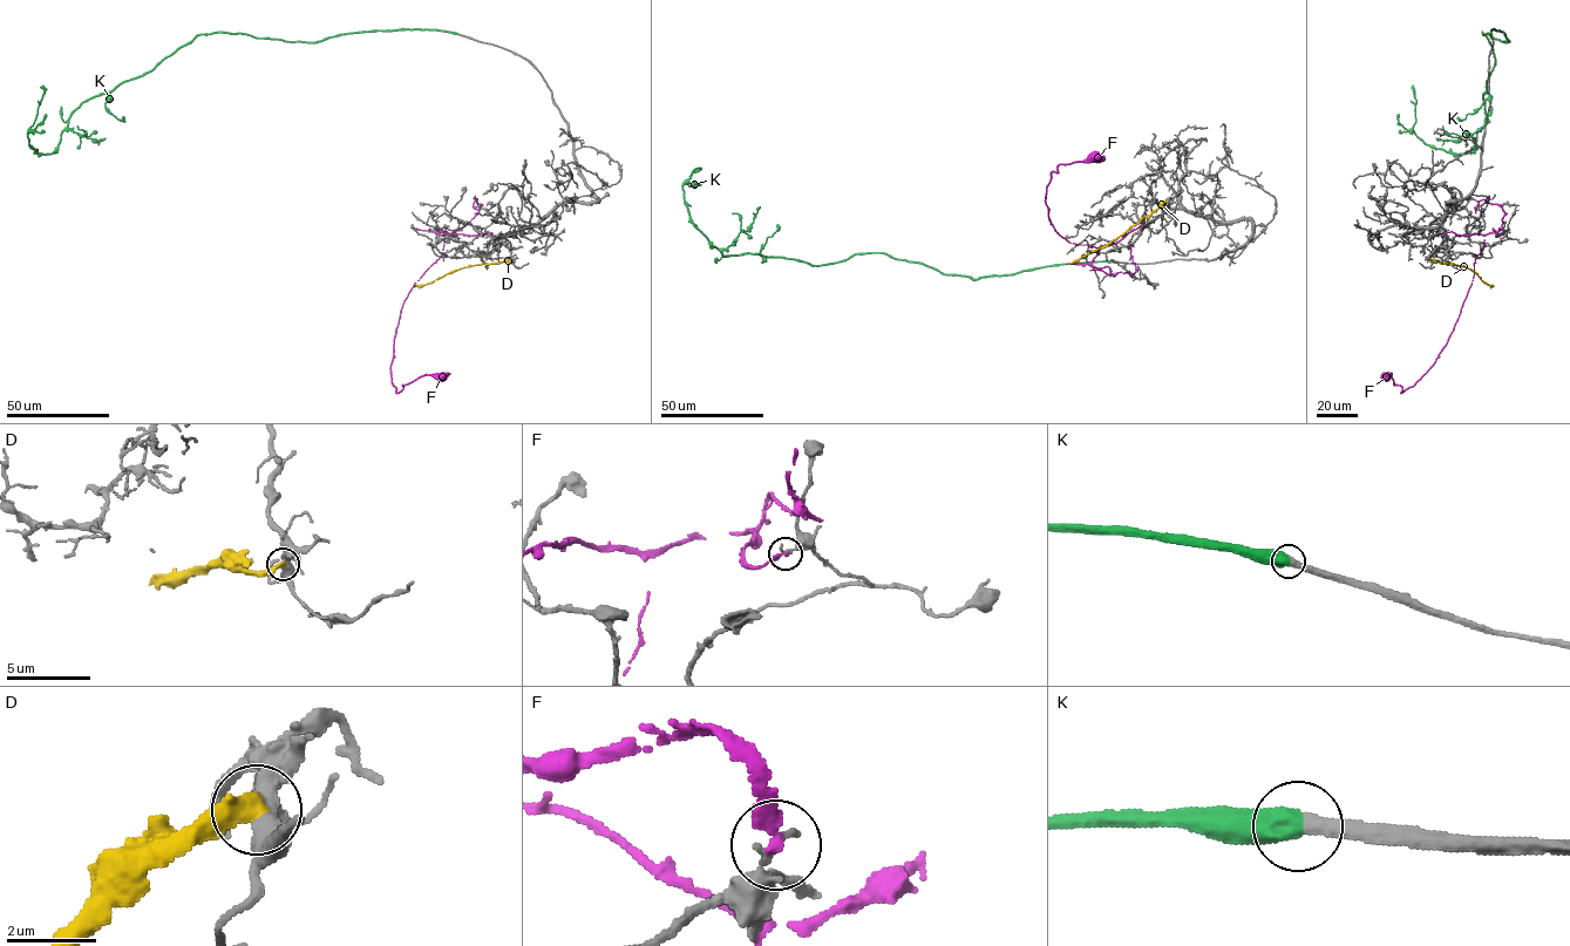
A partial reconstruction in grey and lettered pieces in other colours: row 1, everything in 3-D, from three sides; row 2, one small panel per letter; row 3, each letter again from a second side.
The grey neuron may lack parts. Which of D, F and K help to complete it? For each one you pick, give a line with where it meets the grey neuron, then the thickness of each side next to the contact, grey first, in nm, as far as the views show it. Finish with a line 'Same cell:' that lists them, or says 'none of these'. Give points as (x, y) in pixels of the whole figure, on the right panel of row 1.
K: Touches grey at (1490, 33). Thickness 400 nm (grey) against 650 nm
Same cell: K

